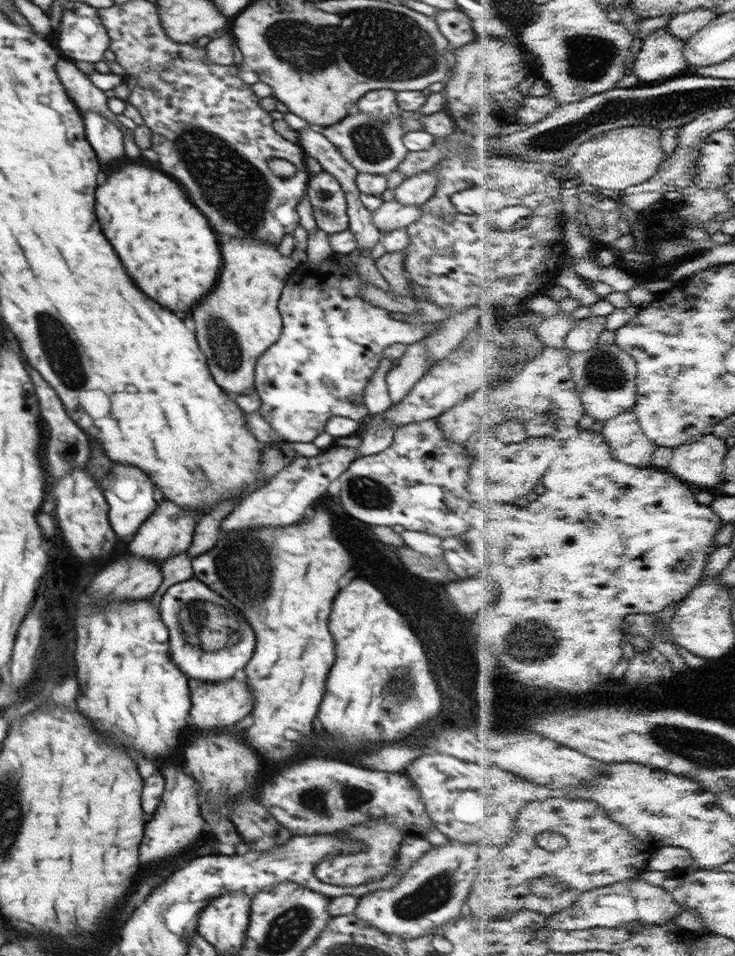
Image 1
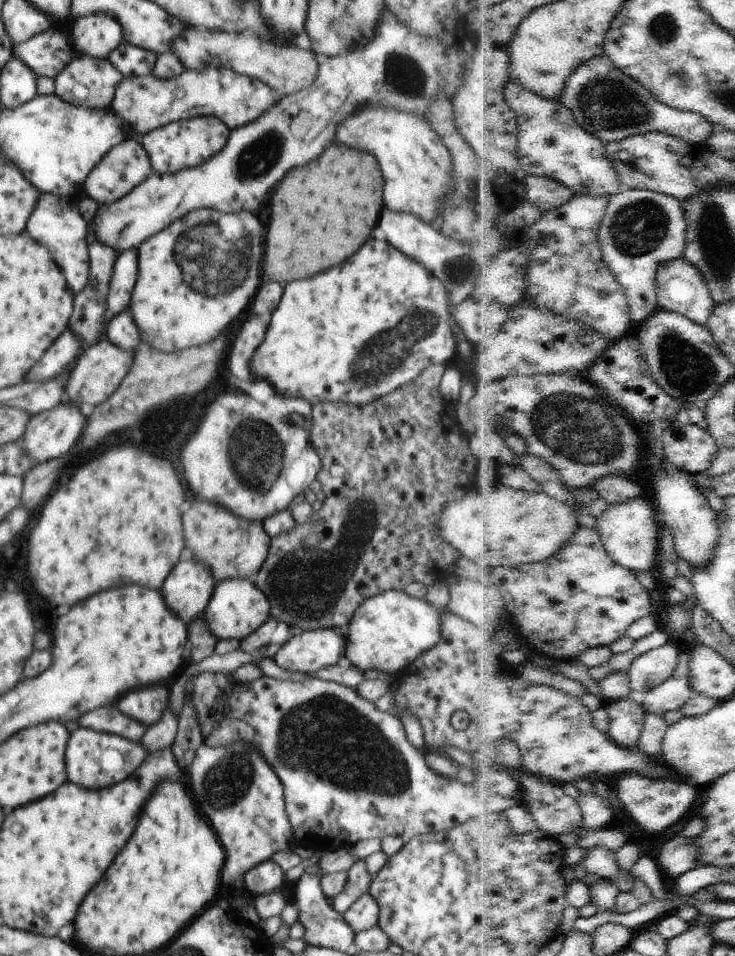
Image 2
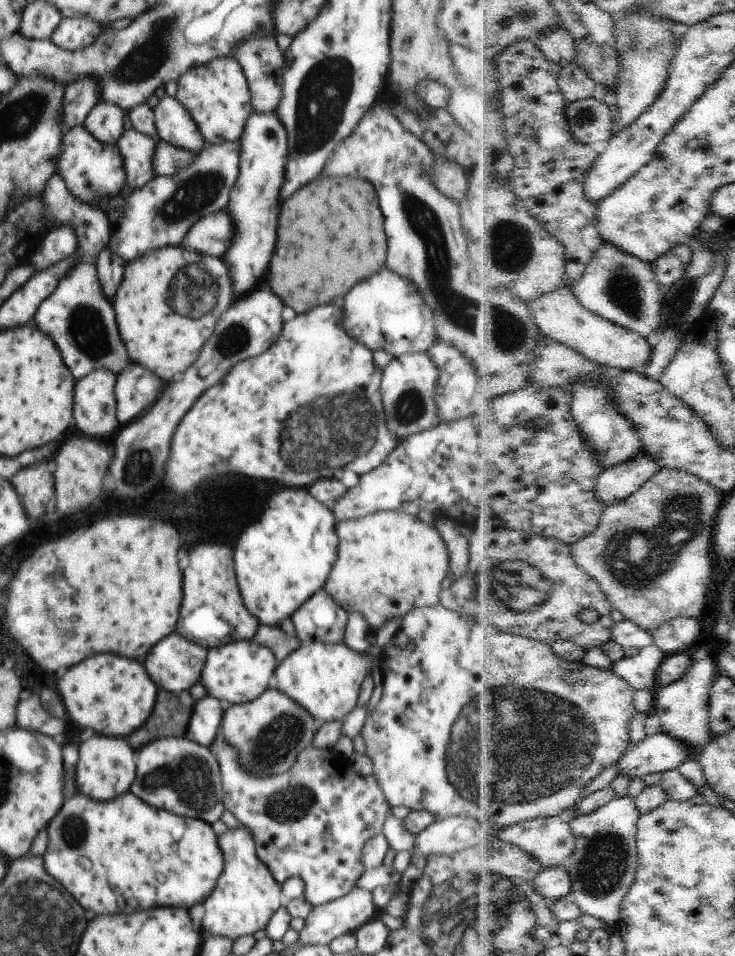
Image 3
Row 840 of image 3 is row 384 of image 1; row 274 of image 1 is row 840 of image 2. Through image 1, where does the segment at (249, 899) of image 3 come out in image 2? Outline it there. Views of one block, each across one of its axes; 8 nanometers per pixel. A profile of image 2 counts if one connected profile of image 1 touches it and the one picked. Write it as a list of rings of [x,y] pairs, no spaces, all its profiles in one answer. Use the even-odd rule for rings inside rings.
[[[203,742],[202,746],[198,748],[195,759],[192,763],[192,768],[190,768],[190,788],[192,788],[192,794],[194,794],[194,802],[196,802],[198,810],[200,810],[200,812],[202,812],[202,814],[210,820],[210,824],[212,824],[212,828],[216,830],[216,834],[218,834],[218,838],[220,838],[220,842],[222,842],[223,849],[225,850],[226,858],[222,867],[222,875],[220,878],[223,885],[222,892],[224,892],[224,894],[233,892],[234,881],[236,878],[240,878],[240,874],[245,875],[250,869],[258,866],[261,862],[271,860],[272,855],[275,852],[292,848],[291,838],[293,830],[285,811],[285,798],[283,795],[282,783],[280,782],[278,776],[276,776],[274,769],[267,763],[265,758],[260,756],[260,752],[258,752],[256,748],[257,747],[251,745],[249,742],[237,742],[216,748],[210,747]]]

